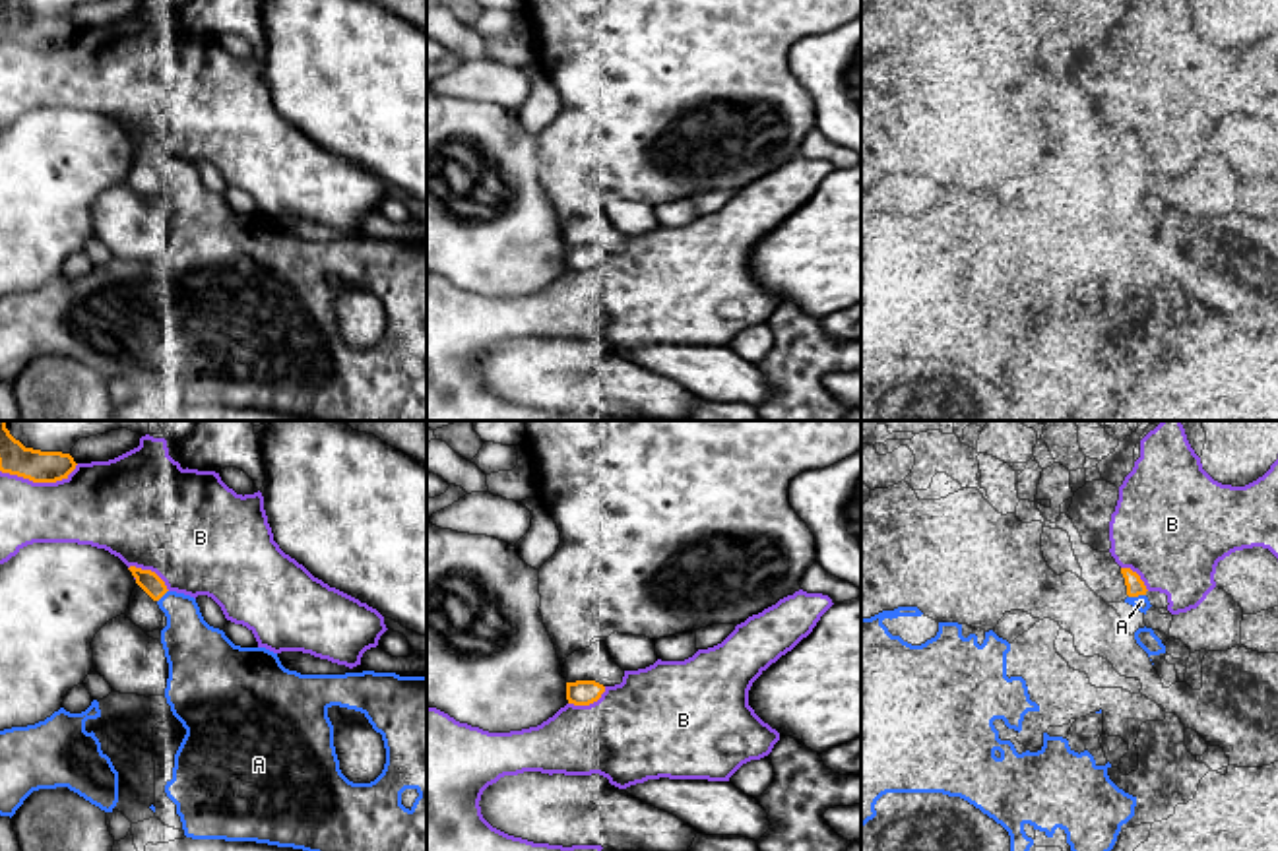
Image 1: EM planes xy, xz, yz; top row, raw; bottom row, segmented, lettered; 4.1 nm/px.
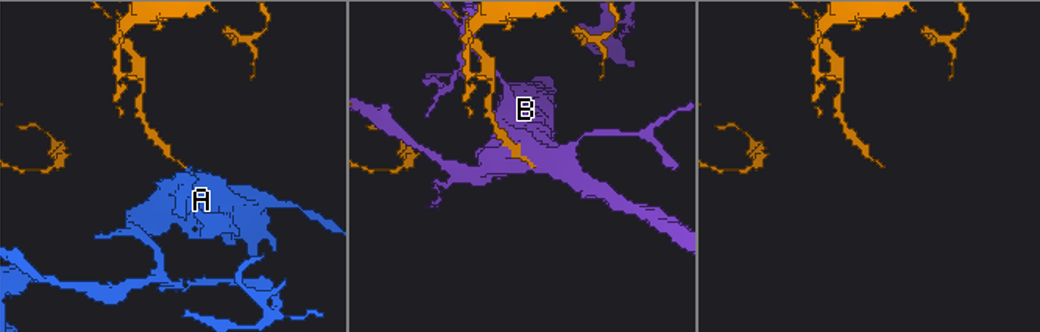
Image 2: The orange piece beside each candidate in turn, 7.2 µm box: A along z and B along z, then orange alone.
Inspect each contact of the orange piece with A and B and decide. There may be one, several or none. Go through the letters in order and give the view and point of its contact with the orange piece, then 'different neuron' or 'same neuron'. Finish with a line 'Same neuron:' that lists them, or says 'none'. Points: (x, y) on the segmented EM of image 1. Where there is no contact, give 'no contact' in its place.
A: contact yz (1137, 596); different neuron
B: contact xy (39, 481); different neuron
Same neuron: none

